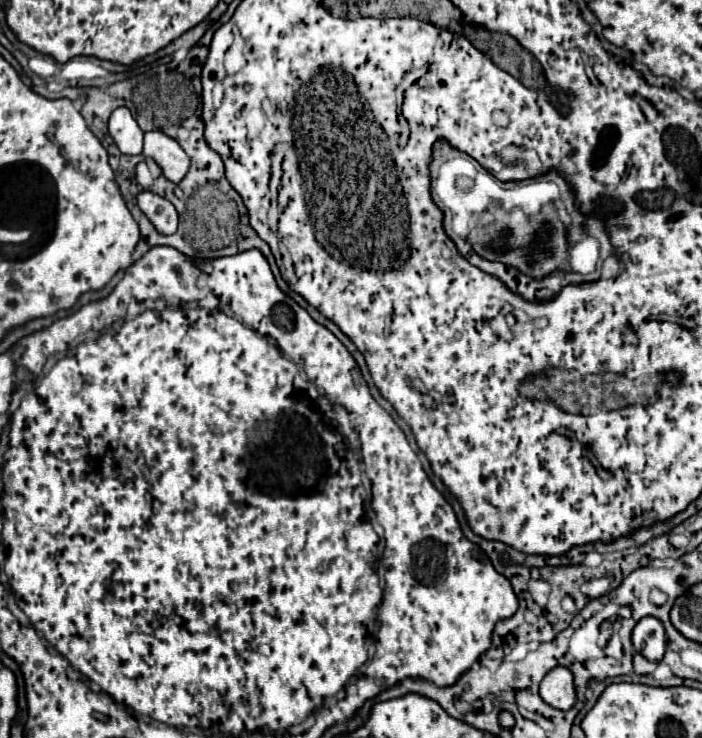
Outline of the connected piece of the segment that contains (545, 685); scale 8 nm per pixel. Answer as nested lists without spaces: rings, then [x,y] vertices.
[[[566,667],[552,669],[540,683],[540,697],[562,711],[568,711],[576,701],[572,673]]]

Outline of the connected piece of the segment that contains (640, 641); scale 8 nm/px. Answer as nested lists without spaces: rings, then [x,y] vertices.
[[[644,617],[636,623],[632,631],[634,649],[648,661],[660,661],[666,653],[666,633],[664,625],[656,617]]]

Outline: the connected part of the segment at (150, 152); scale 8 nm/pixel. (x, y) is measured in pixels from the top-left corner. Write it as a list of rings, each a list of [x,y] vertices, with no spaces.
[[[162,131],[144,133],[144,157],[154,159],[160,165],[164,177],[174,183],[180,183],[190,167],[186,151],[177,148],[177,142]]]

